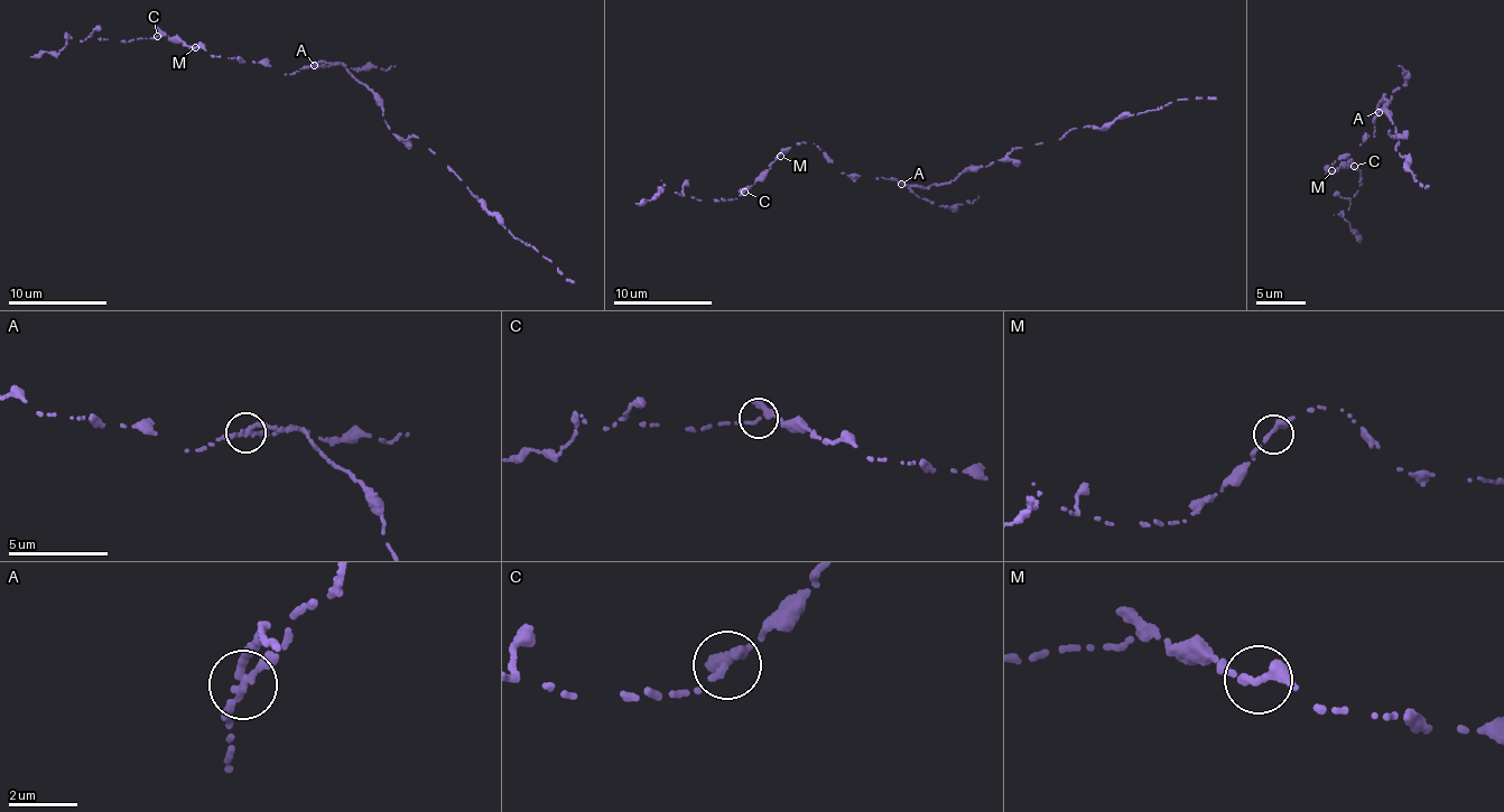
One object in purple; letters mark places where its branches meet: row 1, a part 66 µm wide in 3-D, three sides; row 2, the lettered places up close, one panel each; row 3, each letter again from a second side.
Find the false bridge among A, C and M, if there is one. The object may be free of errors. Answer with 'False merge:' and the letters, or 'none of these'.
False merge: A

